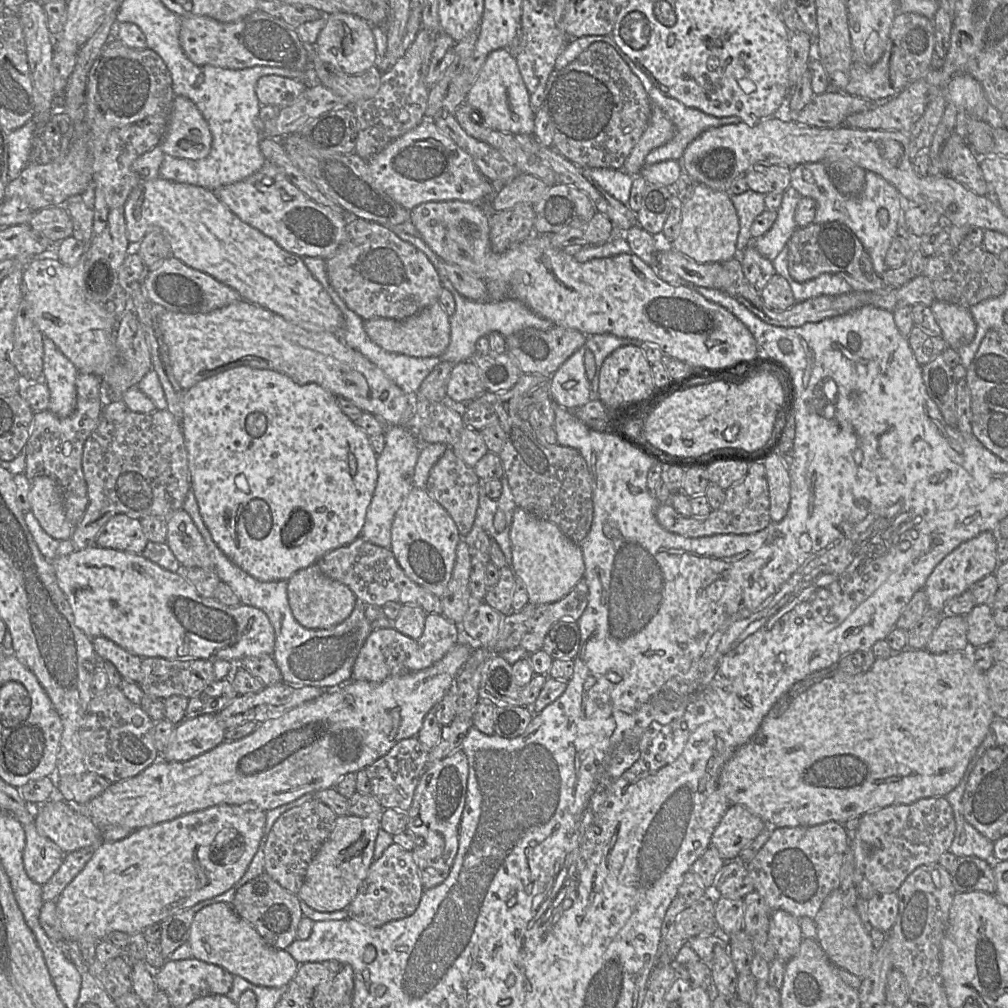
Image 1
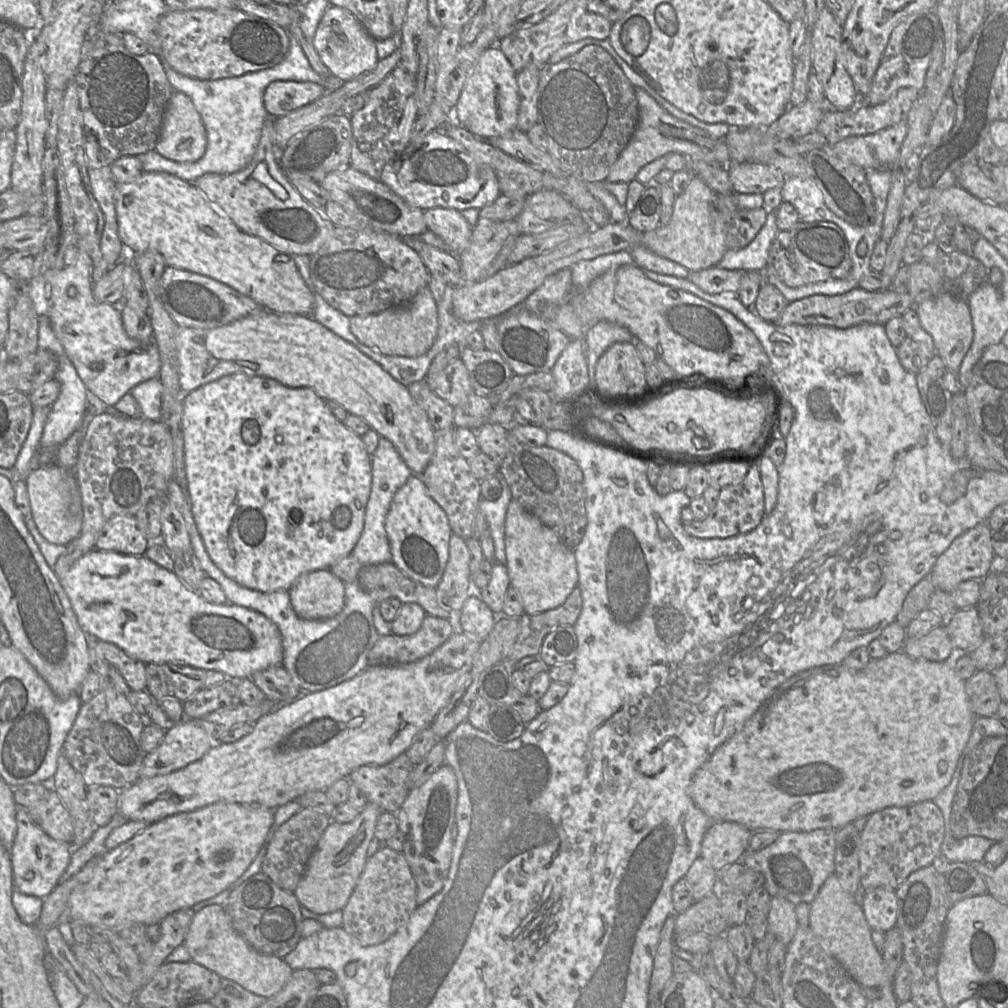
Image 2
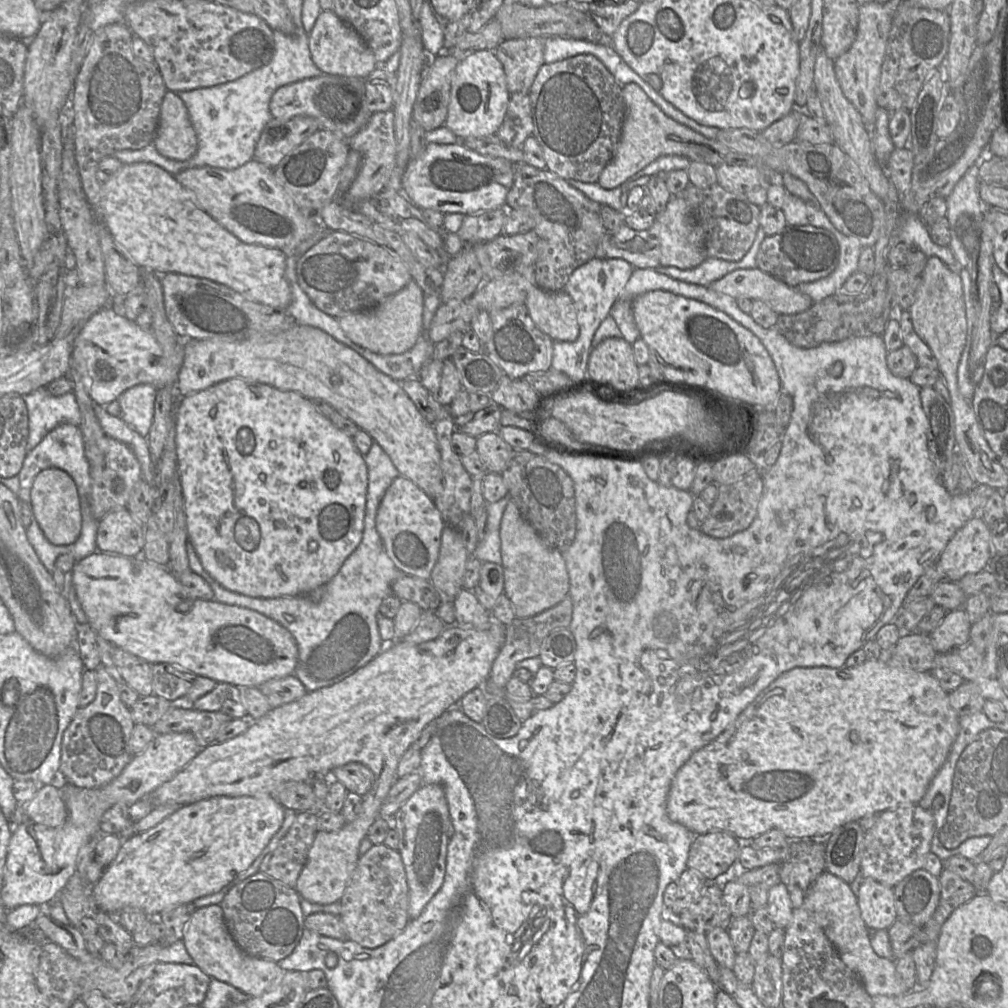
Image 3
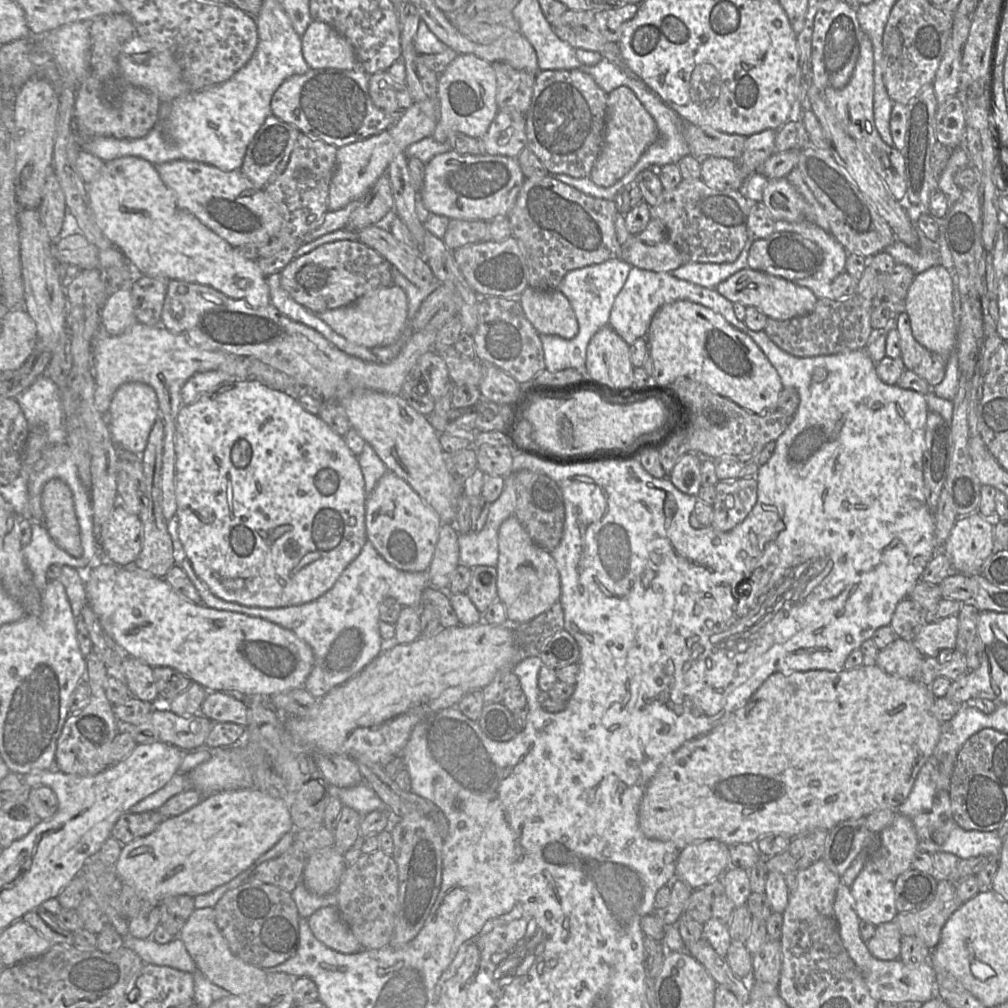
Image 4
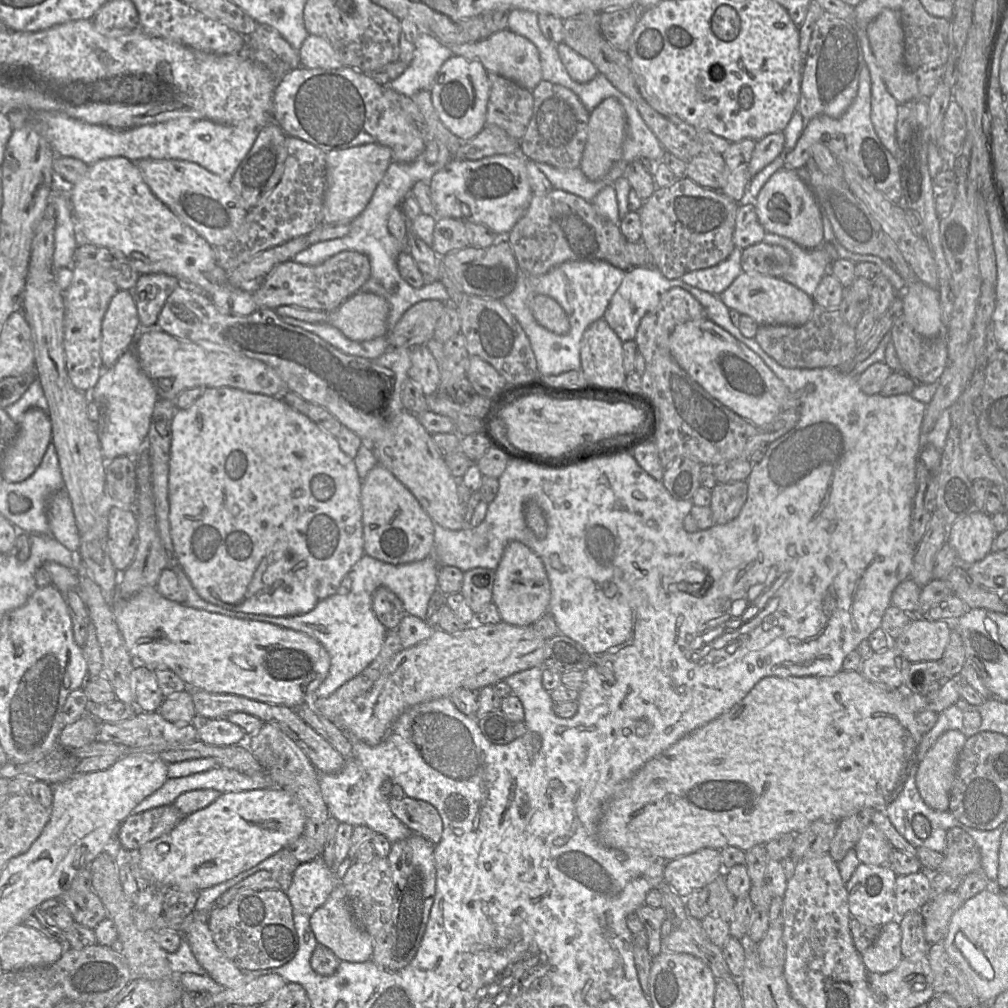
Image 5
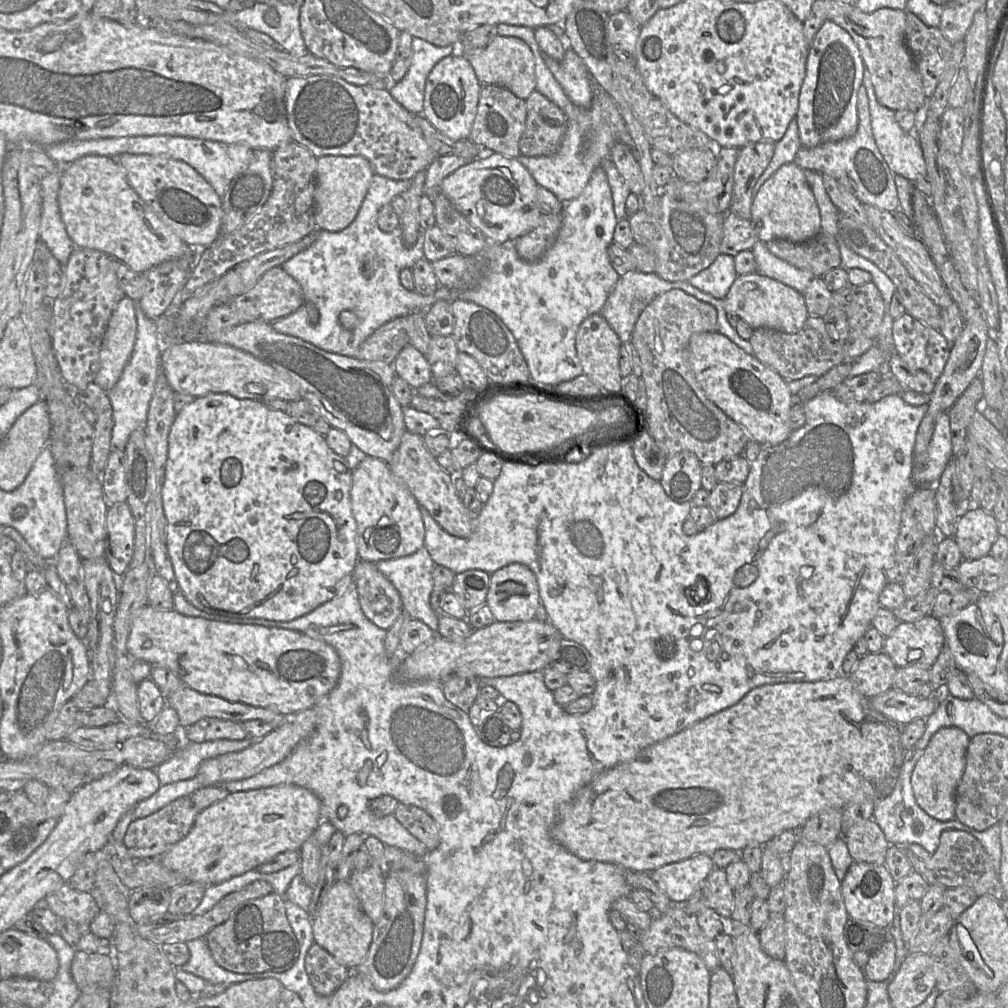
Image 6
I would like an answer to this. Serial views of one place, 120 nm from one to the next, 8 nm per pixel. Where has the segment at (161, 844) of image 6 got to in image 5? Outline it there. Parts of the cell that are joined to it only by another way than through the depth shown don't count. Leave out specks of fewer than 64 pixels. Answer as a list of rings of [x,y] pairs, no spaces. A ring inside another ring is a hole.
[[[173,804],[129,815],[119,826],[116,840],[128,851],[171,832],[184,816]]]

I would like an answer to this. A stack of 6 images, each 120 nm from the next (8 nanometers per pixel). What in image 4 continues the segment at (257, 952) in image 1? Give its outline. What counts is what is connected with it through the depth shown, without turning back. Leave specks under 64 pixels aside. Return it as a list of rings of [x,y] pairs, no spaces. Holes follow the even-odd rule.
[[[195,908],[178,937],[184,942],[187,951],[195,962],[197,972],[232,995],[242,995],[254,990],[268,976],[264,969],[244,962],[231,952],[216,924],[214,908]]]

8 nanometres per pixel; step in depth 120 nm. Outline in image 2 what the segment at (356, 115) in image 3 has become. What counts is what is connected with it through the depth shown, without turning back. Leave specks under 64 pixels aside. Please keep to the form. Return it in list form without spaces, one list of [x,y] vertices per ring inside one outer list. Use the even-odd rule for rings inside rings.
[[[273,81],[264,91],[263,102],[269,117],[278,118],[314,102],[327,92],[314,82]]]

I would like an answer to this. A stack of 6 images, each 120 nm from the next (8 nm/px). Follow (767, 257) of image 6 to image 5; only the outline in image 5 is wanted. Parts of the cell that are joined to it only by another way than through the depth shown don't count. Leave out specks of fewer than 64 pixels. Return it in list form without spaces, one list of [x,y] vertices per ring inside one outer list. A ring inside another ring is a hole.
[[[766,233],[763,241],[770,245],[783,247],[791,257],[791,266],[782,280],[797,287],[810,297],[814,294],[824,275],[829,273],[829,257],[821,247],[805,249],[790,239],[773,233]]]

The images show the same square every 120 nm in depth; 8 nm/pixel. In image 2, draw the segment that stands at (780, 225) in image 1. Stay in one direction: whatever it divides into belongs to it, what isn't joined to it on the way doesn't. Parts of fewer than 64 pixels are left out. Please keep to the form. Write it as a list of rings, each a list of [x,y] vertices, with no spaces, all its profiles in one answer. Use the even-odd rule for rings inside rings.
[[[769,211],[765,224],[753,241],[744,248],[727,250],[715,267],[763,272],[767,267],[769,248],[778,232],[776,211]]]

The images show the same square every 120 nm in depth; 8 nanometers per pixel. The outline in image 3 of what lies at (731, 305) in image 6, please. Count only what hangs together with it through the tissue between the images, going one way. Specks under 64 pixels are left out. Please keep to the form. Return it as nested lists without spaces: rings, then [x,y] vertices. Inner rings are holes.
[[[758,268],[734,270],[708,287],[735,299],[760,300],[779,315],[798,314],[813,304],[808,295]]]

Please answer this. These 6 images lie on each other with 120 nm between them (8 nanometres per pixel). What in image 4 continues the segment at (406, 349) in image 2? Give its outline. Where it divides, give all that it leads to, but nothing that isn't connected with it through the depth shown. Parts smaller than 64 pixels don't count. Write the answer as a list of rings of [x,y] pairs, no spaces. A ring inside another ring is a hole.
[[[391,285],[373,290],[349,305],[315,314],[355,345],[383,347],[396,342],[405,327],[408,321],[408,299],[401,287]]]

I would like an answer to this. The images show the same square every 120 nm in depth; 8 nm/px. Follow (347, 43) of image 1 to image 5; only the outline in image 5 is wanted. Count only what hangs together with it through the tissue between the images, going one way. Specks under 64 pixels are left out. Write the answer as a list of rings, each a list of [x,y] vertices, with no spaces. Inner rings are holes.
[[[309,34],[299,49],[301,66],[308,69],[337,69],[344,66],[339,54],[328,40]]]

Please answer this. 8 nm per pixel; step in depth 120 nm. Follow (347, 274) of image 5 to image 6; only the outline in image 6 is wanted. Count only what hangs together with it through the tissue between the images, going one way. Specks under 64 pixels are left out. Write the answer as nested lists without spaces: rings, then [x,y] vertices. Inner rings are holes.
[[[276,266],[265,272],[253,288],[231,299],[230,302],[237,311],[240,323],[253,321],[272,323],[290,315],[306,303],[299,282],[286,273],[281,266]]]

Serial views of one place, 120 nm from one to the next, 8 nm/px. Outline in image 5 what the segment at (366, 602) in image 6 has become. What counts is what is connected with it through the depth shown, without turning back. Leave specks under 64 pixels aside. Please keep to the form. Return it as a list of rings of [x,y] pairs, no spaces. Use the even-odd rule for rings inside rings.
[[[378,587],[372,595],[372,609],[387,630],[396,630],[406,614],[400,599],[387,587]]]

